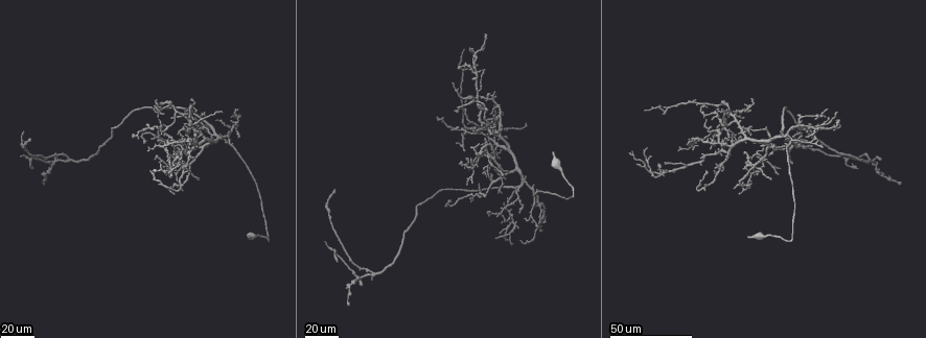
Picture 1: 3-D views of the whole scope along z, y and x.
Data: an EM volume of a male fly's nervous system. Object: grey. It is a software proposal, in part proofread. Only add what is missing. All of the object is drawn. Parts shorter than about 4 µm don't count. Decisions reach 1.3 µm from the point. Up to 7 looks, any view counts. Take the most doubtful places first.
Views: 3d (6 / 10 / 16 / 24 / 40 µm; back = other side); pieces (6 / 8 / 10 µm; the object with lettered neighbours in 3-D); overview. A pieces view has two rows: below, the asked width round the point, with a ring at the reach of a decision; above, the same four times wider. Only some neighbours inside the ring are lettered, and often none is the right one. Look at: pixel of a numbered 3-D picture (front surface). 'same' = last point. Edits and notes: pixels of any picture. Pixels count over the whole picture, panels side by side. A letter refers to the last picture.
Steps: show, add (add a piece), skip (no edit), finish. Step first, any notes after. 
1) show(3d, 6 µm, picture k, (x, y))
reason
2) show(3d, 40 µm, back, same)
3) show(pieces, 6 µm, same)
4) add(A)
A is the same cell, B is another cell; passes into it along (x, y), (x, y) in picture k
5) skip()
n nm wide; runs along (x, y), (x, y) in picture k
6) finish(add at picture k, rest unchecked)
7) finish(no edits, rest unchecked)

show(3d, 24 µm, picture 1, (478, 184))
free end

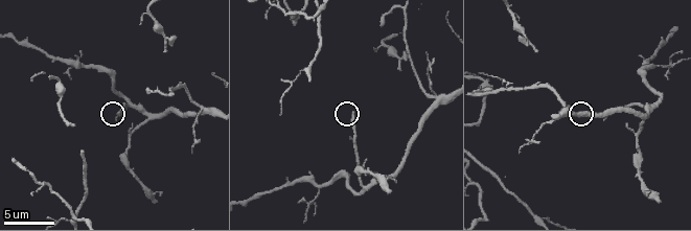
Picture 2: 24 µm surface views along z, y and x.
show(pieces, 8 µm, picture 2, (354, 111))

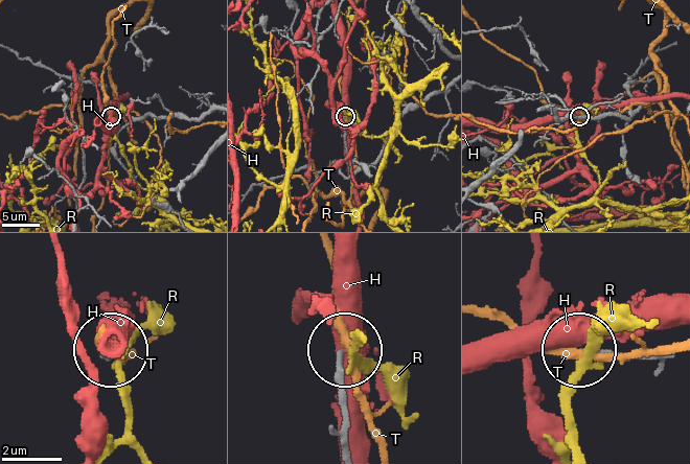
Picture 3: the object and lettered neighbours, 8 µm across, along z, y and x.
skip()
H, R and T are other cells; runs along (347, 446), (340, 423), (340, 351) in picture 3; no lettered piece goes on from it

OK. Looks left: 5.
show(3d, 24 µm, picture 1, (822, 148))
end of a long branch

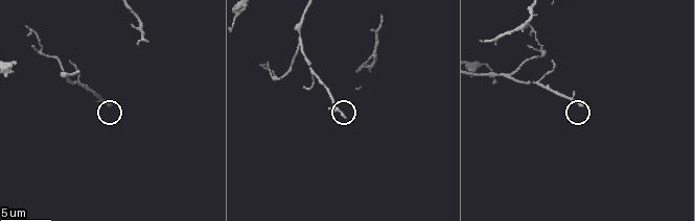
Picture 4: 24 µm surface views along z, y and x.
show(pieces, 8 µm, picture 4, (343, 114))

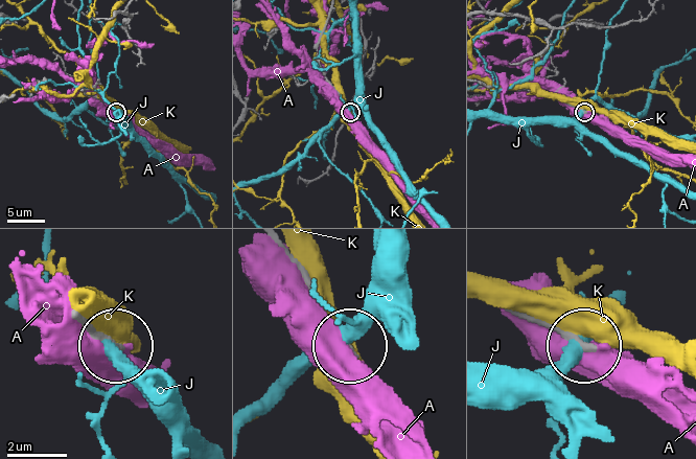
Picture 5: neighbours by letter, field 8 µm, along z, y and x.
skip()
A, J and K are other cells; no lettered piece goes on from it

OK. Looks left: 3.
show(3d, 40 µm, picture 1, (24, 130))
an open end

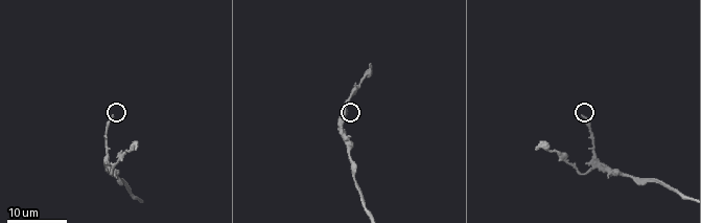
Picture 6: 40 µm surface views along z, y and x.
show(pieces, 8 µm, picture 6, (583, 117))
see the neighbours

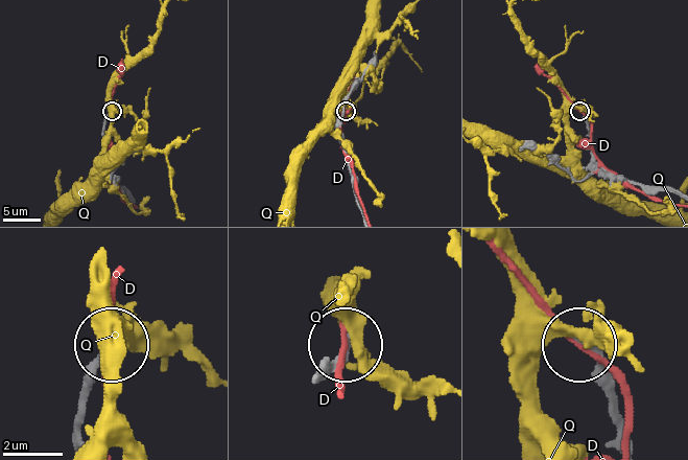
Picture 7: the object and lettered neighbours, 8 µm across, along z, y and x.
skip()
D and Q are other cells; no lettered piece goes on from it

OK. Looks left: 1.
finish(no edits, rest unchecked)

